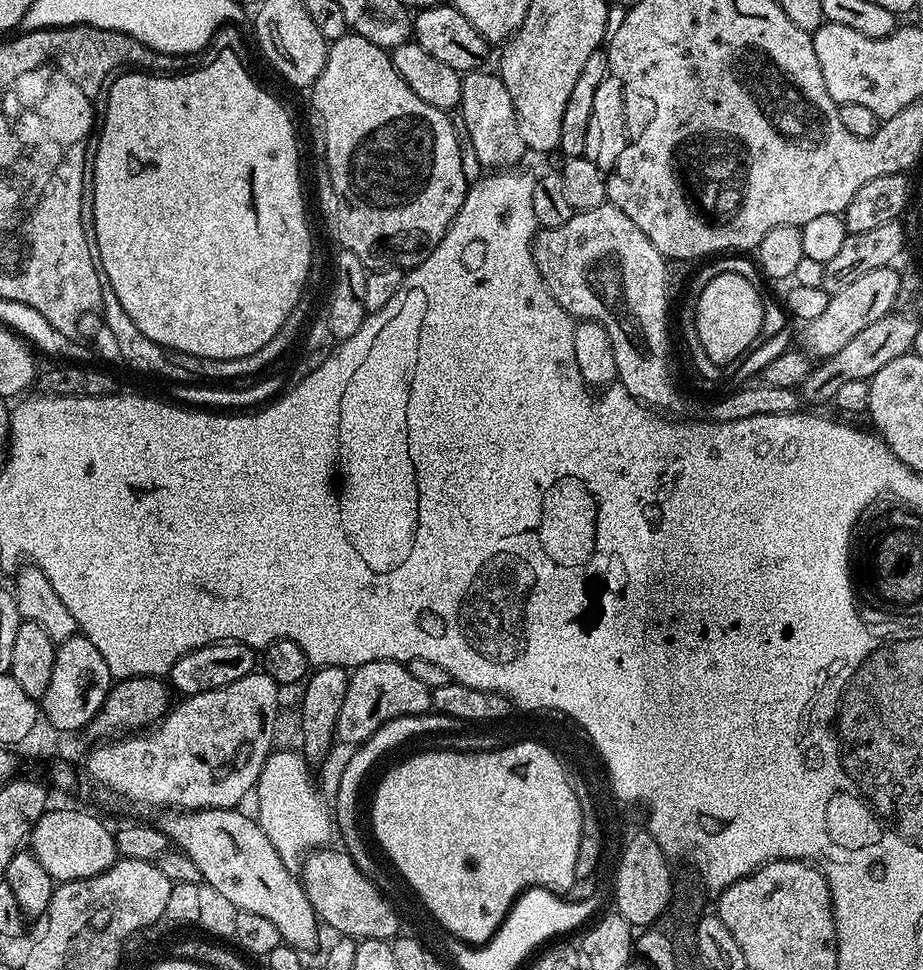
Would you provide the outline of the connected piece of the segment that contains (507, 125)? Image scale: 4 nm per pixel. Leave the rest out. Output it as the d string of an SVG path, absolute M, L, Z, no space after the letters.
M495 71L465 72L462 76L462 98L458 112L466 122L467 133L484 170L512 170L526 149L518 134L518 118L514 114L514 98L506 90L506 82Z

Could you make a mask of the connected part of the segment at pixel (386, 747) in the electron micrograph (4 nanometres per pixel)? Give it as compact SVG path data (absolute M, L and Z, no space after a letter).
M429 711L427 714L423 716L403 716L402 718L394 718L390 722L386 722L382 727L376 731L374 735L370 737L370 739L365 742L365 744L359 745L355 749L356 752L352 757L349 758L348 761L344 764L344 769L340 772L340 781L336 784L336 808L334 804L334 824L338 829L338 836L341 836L344 839L343 847L346 849L349 856L351 856L352 860L362 869L367 869L368 865L368 852L364 849L364 840L360 837L360 828L356 825L356 799L360 796L360 783L364 780L364 775L367 774L368 771L372 768L372 763L375 762L376 759L379 758L383 752L388 752L391 748L396 748L399 744L404 744L407 740L412 740L415 736L428 736L431 732L448 732L444 734L452 734L452 732L458 728L458 722L452 716L442 716L438 712Z

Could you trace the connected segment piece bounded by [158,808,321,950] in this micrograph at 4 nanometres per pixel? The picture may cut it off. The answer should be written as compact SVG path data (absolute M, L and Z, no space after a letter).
M236 808L168 810L161 815L164 817L158 820L158 827L179 851L188 855L190 862L194 862L194 866L198 866L201 881L205 885L213 887L233 907L241 912L262 914L262 918L266 918L266 922L274 922L281 941L289 944L291 948L305 950L304 948L314 947L321 925L318 923L316 911L306 894L303 883L293 869L284 865L278 850L274 850L274 842L270 842L270 838L266 838L259 823L249 813L248 817L246 813L240 811Z

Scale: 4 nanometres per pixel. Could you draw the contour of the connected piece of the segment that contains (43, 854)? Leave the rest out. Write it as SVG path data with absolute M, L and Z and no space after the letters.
M55 808L45 812L39 822L33 824L30 833L30 851L36 855L38 862L42 862L46 874L50 874L53 881L90 879L116 863L118 855L112 828L108 829L98 817L91 816L88 812L79 812L76 808Z

